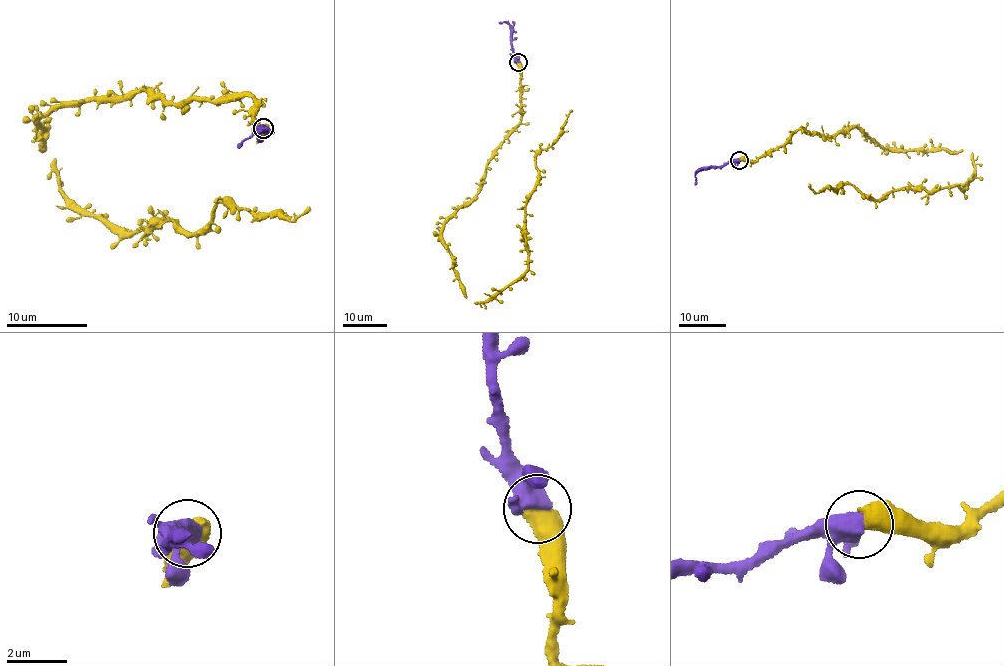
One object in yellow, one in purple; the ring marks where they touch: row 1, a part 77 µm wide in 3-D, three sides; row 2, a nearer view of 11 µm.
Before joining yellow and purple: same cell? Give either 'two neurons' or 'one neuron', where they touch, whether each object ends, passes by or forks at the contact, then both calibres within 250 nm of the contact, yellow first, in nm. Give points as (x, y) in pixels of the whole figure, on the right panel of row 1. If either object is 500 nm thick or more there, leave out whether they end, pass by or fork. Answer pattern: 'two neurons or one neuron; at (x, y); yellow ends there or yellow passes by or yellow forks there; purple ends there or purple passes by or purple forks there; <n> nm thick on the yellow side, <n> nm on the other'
one neuron; at (739, 160); 650 nm thick on the yellow side, 420 nm on the other

